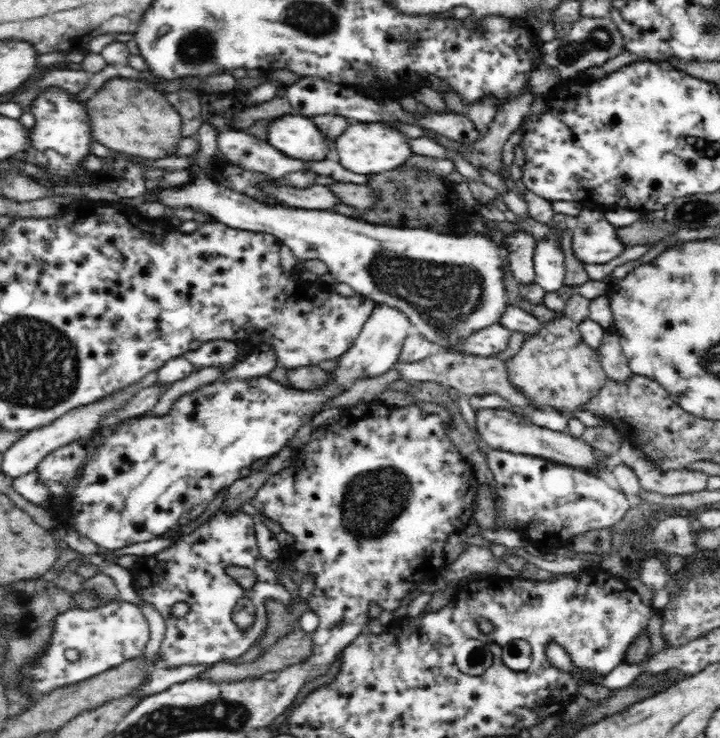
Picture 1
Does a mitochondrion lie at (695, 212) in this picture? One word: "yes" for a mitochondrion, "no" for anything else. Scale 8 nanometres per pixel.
yes

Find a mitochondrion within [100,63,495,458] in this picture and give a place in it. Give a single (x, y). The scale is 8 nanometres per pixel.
(446, 295)

